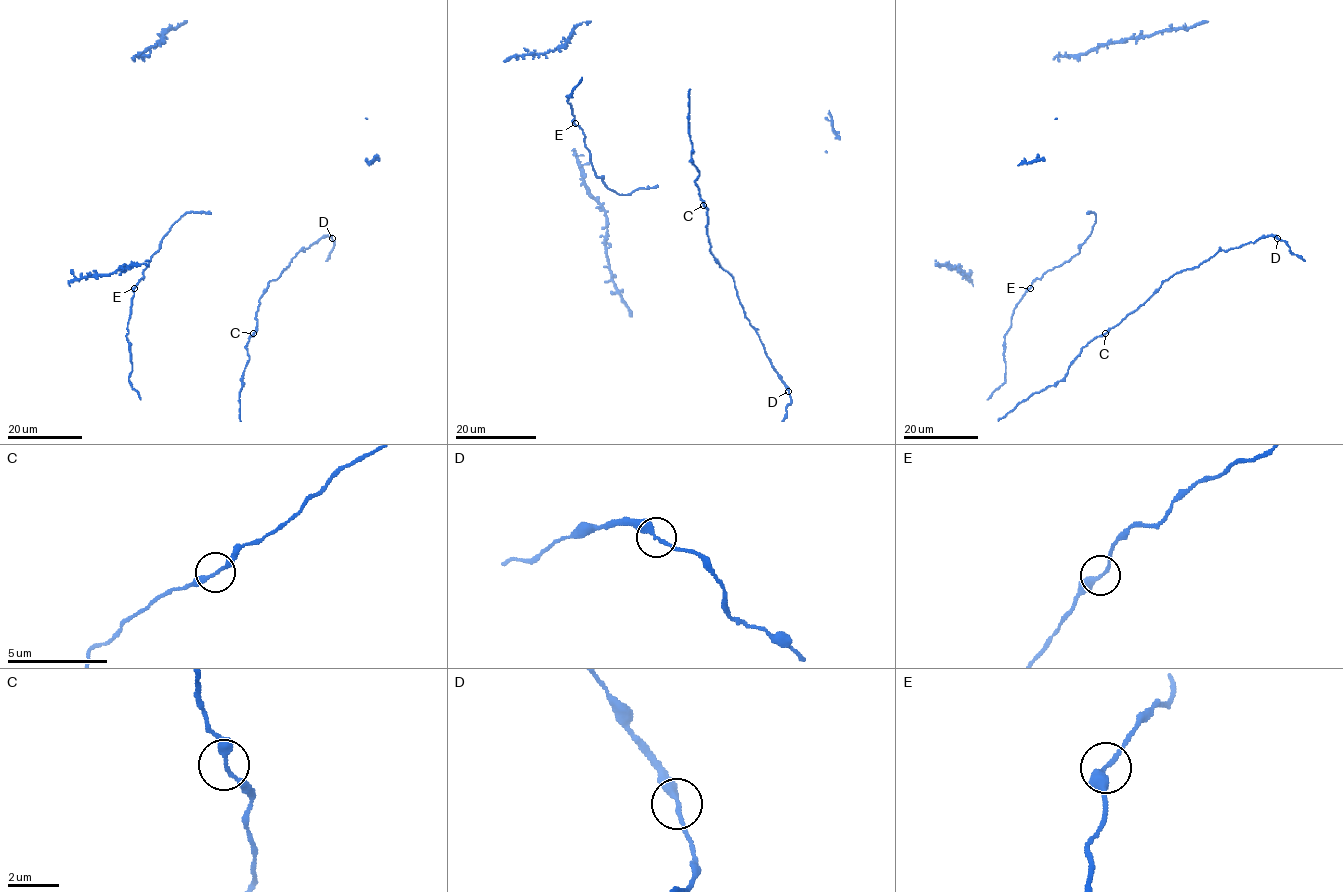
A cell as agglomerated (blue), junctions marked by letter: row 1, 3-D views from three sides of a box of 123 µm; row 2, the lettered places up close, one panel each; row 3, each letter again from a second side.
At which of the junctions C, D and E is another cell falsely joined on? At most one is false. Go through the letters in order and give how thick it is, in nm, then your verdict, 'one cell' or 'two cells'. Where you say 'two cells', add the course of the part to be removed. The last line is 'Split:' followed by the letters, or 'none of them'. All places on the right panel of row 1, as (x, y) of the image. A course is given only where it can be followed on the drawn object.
C: 240 nm thick; one cell
D: 260 nm thick; one cell
E: 260 nm thick; one cell
Split: none of them

